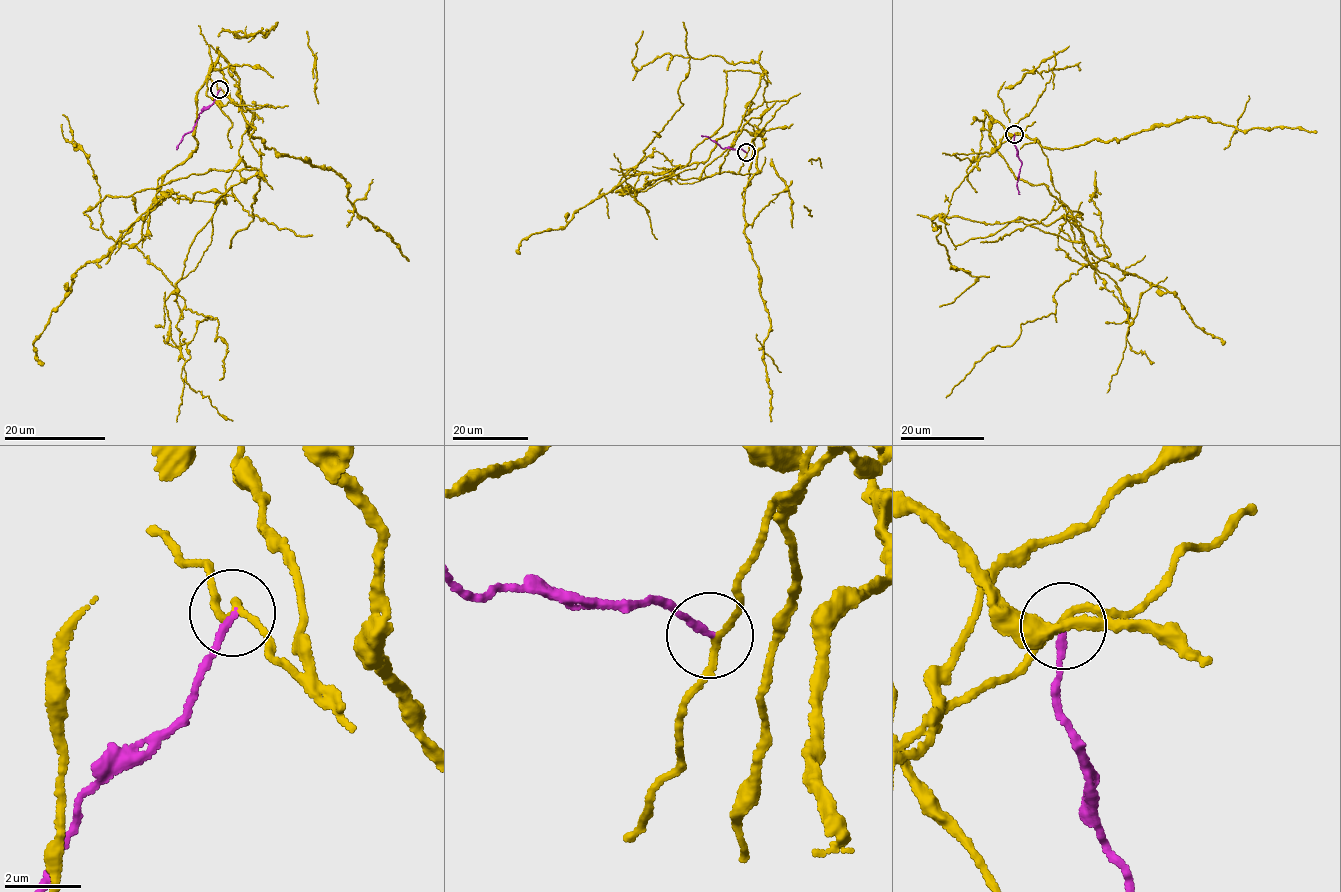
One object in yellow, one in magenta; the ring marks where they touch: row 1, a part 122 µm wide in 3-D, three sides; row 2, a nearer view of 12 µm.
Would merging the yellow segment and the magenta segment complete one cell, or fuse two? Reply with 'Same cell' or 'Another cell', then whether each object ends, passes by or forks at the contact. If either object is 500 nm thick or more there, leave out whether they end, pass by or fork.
Another cell. At the ring yellow passes by. At the ring magenta ends

